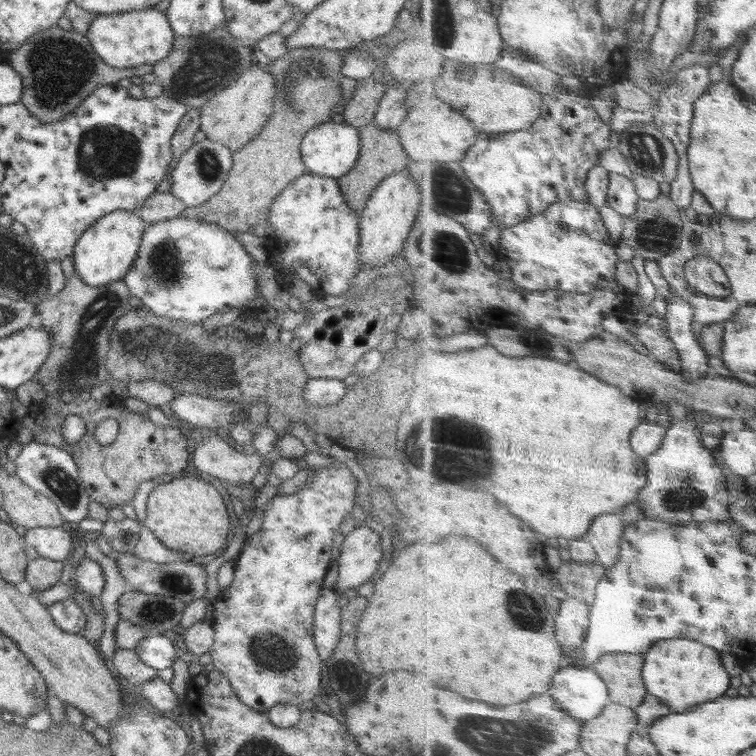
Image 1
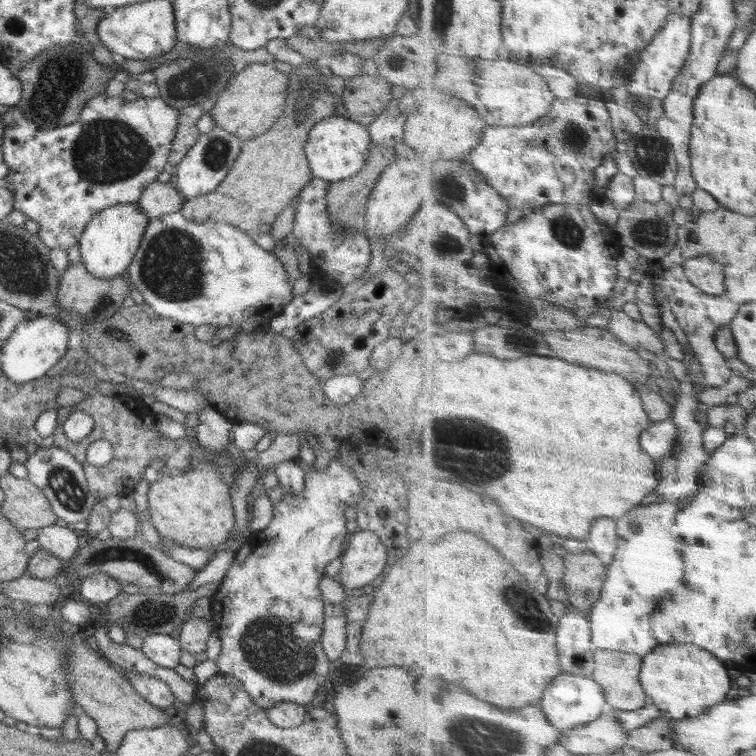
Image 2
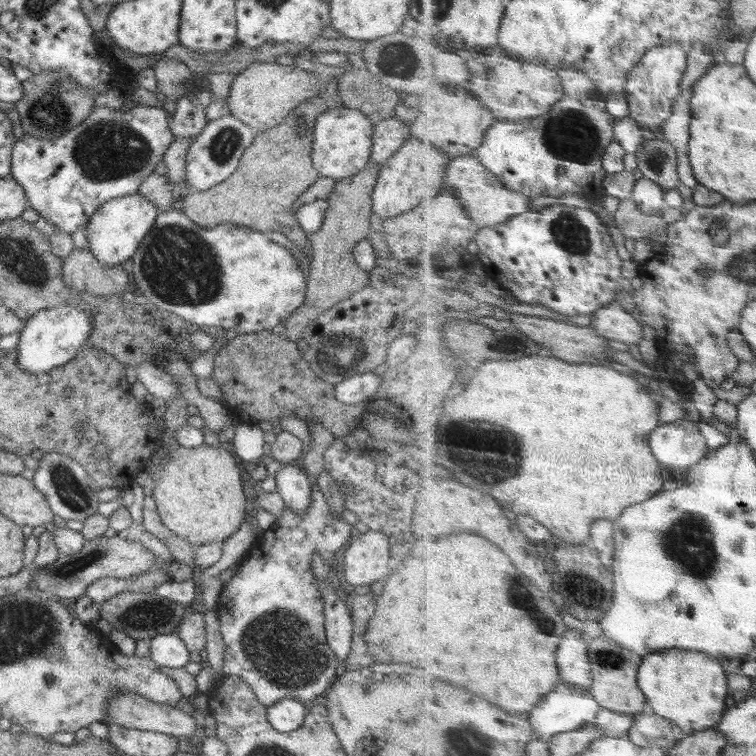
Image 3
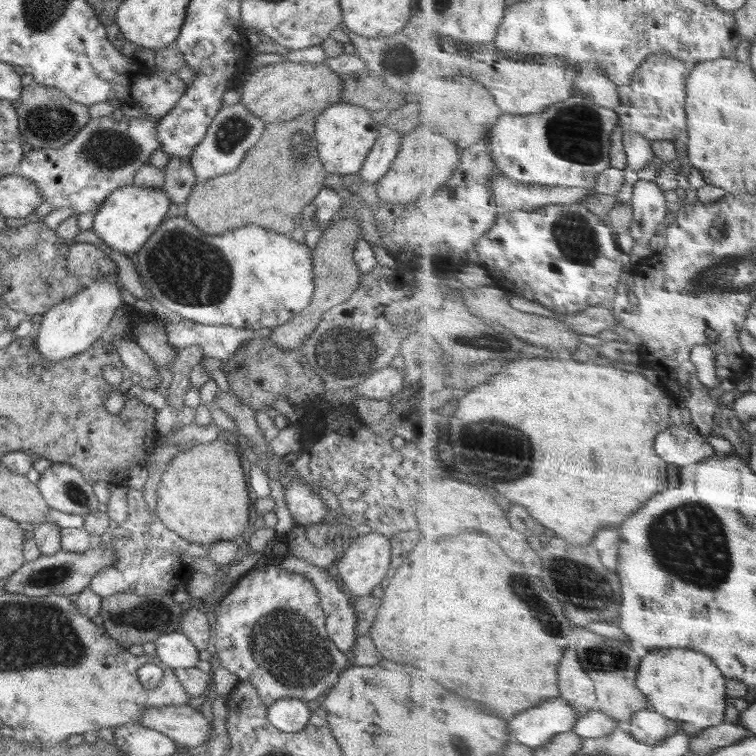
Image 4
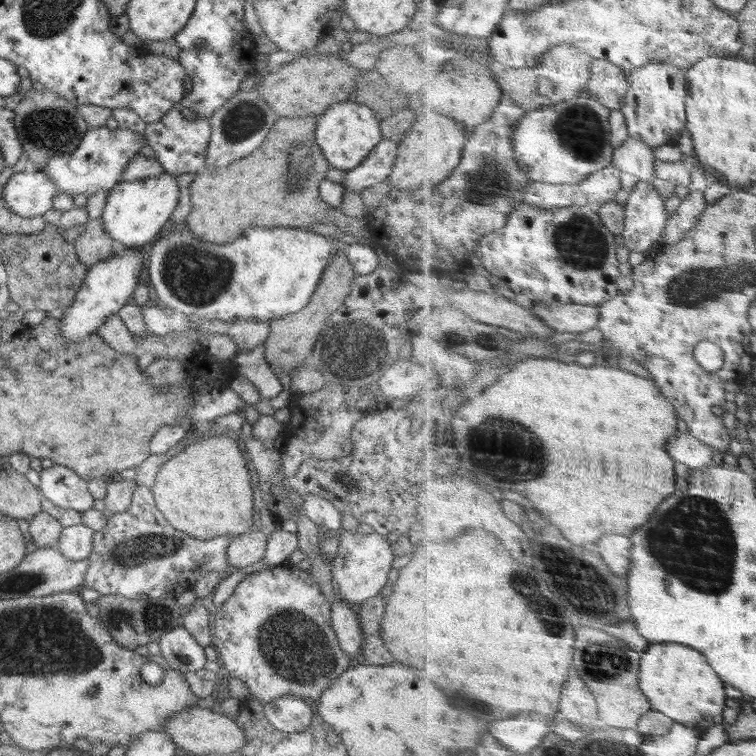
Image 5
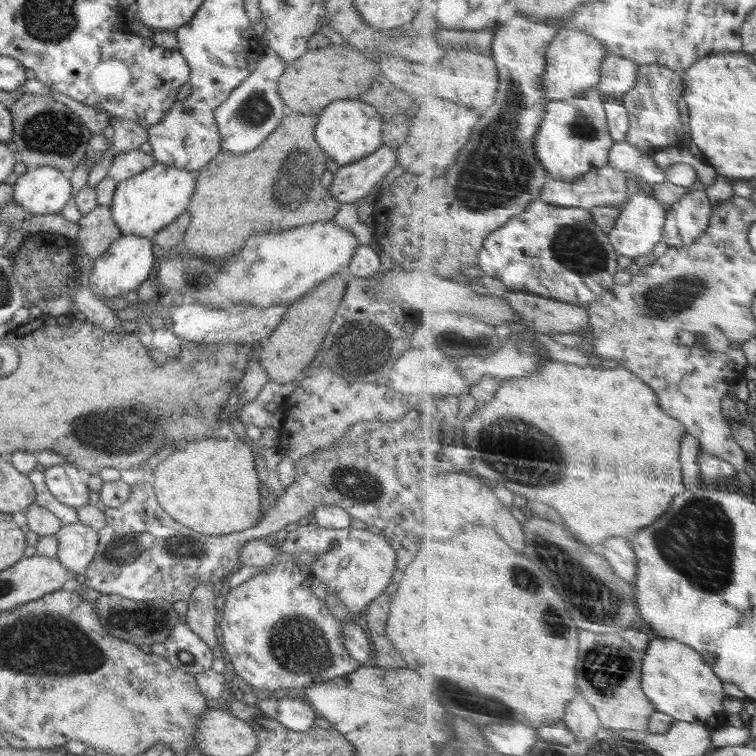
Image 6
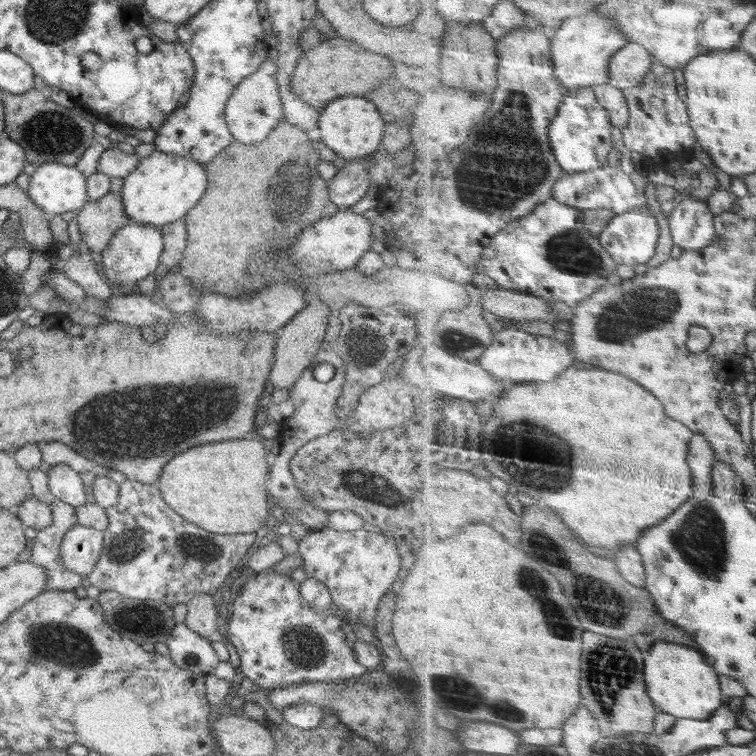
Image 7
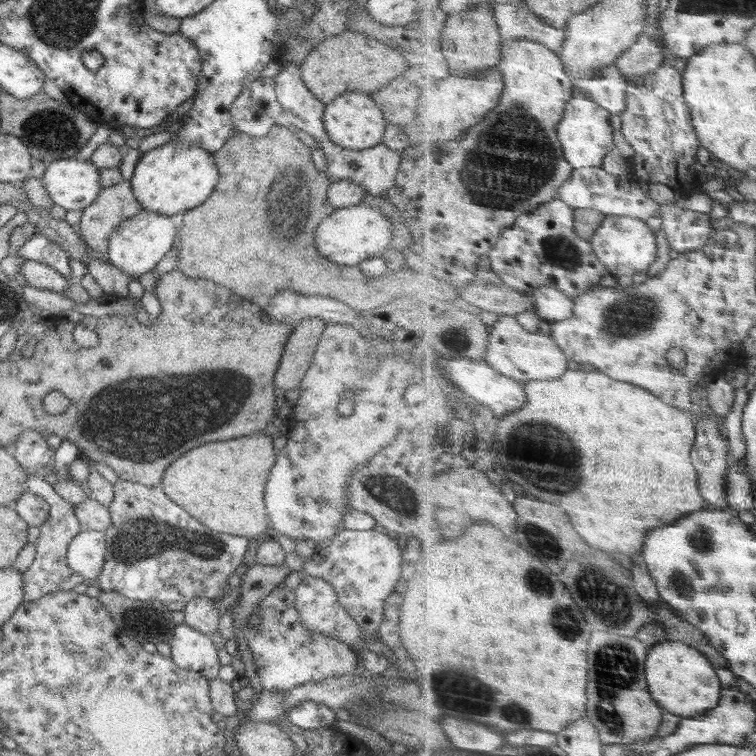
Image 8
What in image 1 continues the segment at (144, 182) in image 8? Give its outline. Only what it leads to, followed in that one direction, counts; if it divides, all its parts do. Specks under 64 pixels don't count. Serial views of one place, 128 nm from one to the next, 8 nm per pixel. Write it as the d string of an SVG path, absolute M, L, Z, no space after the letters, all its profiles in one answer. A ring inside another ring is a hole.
M115 210L99 218L85 230L74 245L75 273L88 286L107 286L124 278L132 264L148 224L132 210Z

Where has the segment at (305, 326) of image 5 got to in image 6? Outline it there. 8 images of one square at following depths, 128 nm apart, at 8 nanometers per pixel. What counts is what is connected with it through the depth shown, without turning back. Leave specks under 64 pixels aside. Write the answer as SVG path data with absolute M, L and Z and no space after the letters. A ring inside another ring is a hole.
M338 272L316 285L286 310L285 316L266 338L258 352L258 361L267 372L270 381L278 384L294 382L314 360L332 324L334 314L338 311L341 298L345 293L345 285L343 276Z

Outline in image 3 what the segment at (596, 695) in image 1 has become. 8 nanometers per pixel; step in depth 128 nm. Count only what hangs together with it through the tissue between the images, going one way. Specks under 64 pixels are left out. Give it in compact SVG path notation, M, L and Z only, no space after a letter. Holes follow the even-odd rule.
M563 681L544 697L540 704L530 712L531 723L535 728L535 738L551 742L553 736L581 729L598 718L603 706L592 691L583 691L573 684Z

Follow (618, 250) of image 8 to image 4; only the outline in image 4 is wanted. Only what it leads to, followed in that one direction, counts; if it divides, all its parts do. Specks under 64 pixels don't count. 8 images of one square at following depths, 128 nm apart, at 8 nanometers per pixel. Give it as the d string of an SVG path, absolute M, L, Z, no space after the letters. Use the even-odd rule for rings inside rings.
M640 180L636 183L632 204L635 211L630 234L636 243L648 245L660 232L658 226L668 216L668 200L663 187L656 181Z

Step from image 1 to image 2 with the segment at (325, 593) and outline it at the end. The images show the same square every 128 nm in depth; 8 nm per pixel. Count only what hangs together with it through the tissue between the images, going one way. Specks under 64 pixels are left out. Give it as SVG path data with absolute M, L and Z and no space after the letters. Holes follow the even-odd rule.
M324 605L324 626L321 634L322 649L328 660L339 659L346 650L346 619L344 605Z

